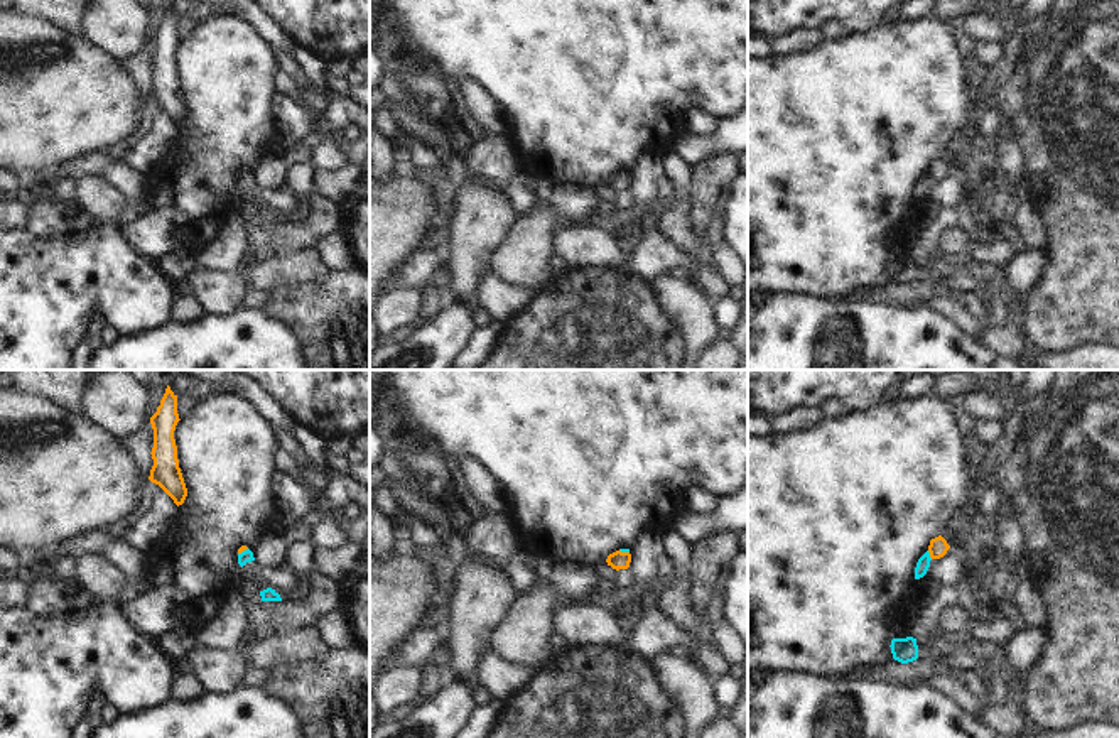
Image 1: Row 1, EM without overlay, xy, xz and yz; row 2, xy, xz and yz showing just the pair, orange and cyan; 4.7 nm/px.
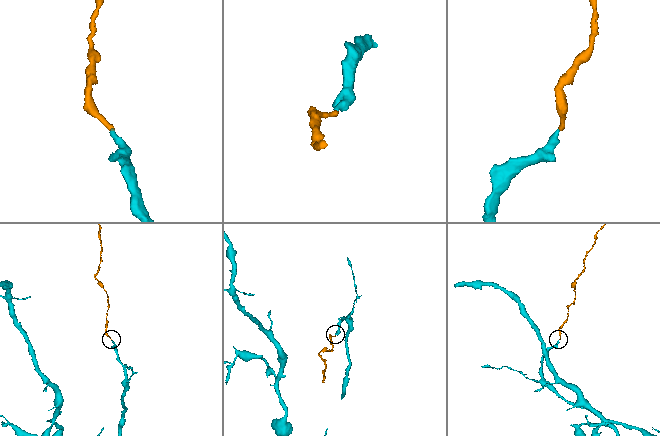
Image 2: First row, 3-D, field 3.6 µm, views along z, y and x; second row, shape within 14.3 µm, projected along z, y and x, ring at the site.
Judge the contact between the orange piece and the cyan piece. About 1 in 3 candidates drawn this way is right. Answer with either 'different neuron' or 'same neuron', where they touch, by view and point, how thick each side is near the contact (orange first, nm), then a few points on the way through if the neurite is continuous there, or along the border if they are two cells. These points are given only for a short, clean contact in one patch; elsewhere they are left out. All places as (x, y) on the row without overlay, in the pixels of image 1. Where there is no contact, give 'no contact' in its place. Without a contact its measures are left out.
same neuron; contact yz (930, 176); calibres 90 and 60 nm; way yz (939, 168), (930, 176), (924, 184)

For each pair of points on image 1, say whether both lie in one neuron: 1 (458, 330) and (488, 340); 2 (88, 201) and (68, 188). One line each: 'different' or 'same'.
1: different
2: different

